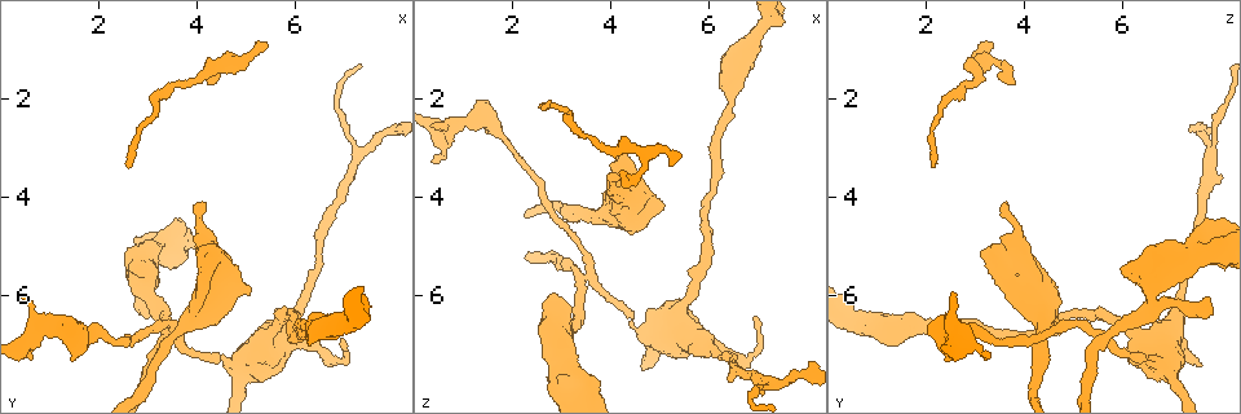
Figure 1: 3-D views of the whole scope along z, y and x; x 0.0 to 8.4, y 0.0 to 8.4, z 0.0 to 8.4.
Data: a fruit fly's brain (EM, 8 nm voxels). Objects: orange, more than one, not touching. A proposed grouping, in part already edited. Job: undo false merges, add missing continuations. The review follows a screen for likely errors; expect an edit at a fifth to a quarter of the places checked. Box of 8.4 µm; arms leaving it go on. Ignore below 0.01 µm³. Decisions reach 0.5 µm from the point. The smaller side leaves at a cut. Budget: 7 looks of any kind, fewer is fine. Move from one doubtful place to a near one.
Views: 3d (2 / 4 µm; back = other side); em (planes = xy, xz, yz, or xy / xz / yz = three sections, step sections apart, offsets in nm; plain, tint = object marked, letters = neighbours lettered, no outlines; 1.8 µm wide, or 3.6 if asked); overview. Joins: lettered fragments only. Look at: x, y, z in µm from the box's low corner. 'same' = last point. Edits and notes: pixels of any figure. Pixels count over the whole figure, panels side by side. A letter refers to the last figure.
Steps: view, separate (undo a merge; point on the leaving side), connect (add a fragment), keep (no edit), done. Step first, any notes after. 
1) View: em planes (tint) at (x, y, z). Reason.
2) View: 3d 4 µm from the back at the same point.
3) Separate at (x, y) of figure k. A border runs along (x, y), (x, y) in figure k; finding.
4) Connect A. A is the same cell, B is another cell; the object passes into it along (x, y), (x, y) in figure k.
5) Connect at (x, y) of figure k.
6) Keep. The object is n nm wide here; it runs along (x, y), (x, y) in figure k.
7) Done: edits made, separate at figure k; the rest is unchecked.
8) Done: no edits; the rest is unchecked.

View: em xz step 8 (tint) at (4.00, 4.10, 3.55). Branch stops here.

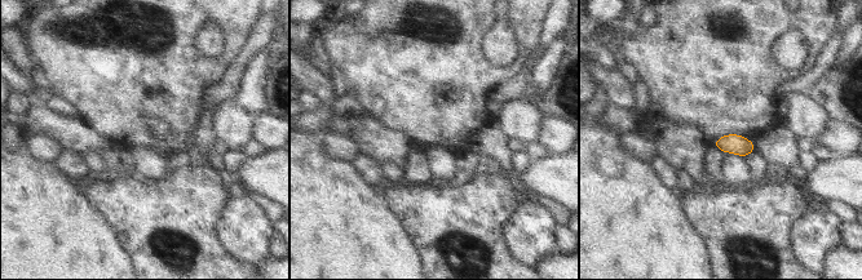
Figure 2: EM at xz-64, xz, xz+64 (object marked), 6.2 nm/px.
View: em planes (letters) at the same point.

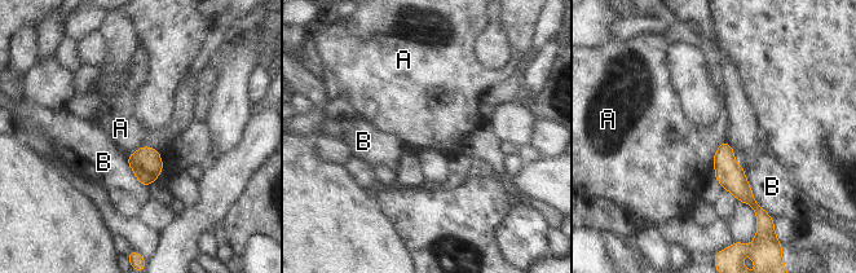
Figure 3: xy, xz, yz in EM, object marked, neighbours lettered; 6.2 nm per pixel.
Keep. A and B are other cells; a border runs along (726, 140), (715, 152), (713, 176) in figure 3; none of them fits.

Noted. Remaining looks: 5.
View: em planes (tint) at (3.55, 6.90, 5.65). Four or more arms meet.

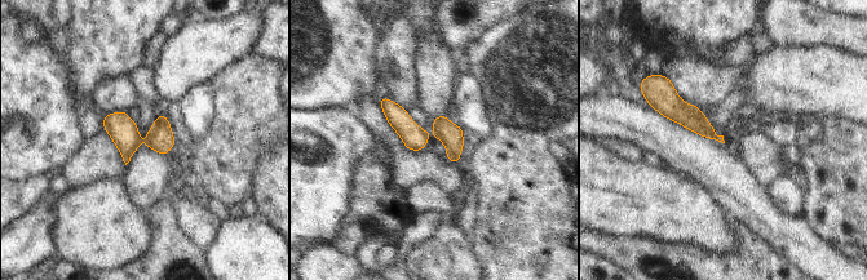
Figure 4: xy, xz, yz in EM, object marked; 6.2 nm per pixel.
View: em planes (letters) at the same point.

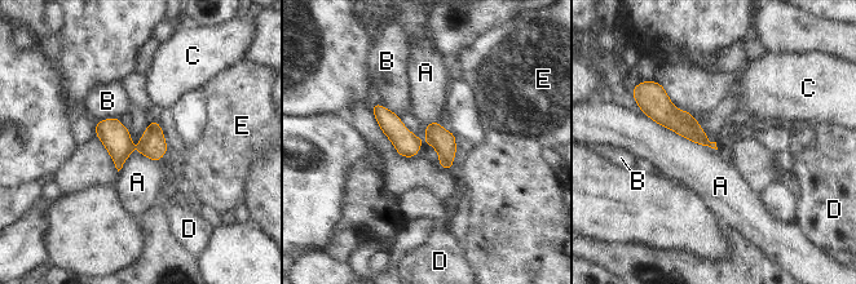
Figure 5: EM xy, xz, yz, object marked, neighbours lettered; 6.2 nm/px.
Keep. The object is 100 nm wide here; A, B, C, D and E are other cells; a border runs along (642, 111), (679, 134), (716, 150) in figure 5; one neuron here.

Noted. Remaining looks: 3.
View: 3d 4 µm from the back at (0.60, 6.95, 2.65). Calibre changes.

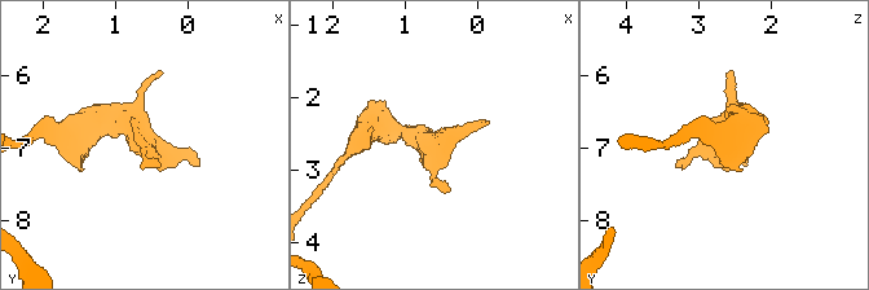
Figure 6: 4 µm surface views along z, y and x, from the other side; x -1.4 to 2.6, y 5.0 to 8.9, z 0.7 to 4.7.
View: em planes (letters) at (0.60, 6.95, 2.65). Need the tissue.

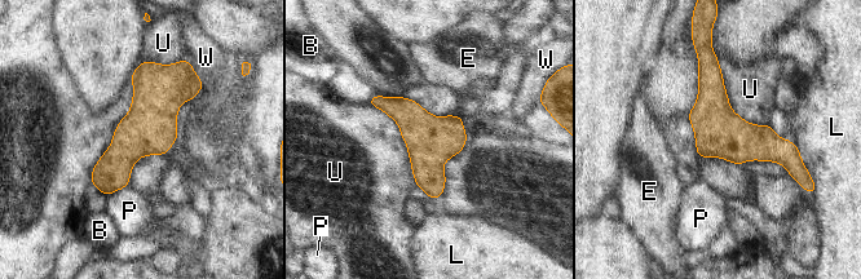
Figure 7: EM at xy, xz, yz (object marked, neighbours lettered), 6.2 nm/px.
Keep. The object is 300 nm wide here; B, E, L, P, U and W are other cells; a border runs along (719, 65), (731, 109), (768, 124) in figure 7; one neuron here.

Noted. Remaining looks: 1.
Done: no edits; the rest is unchecked.

